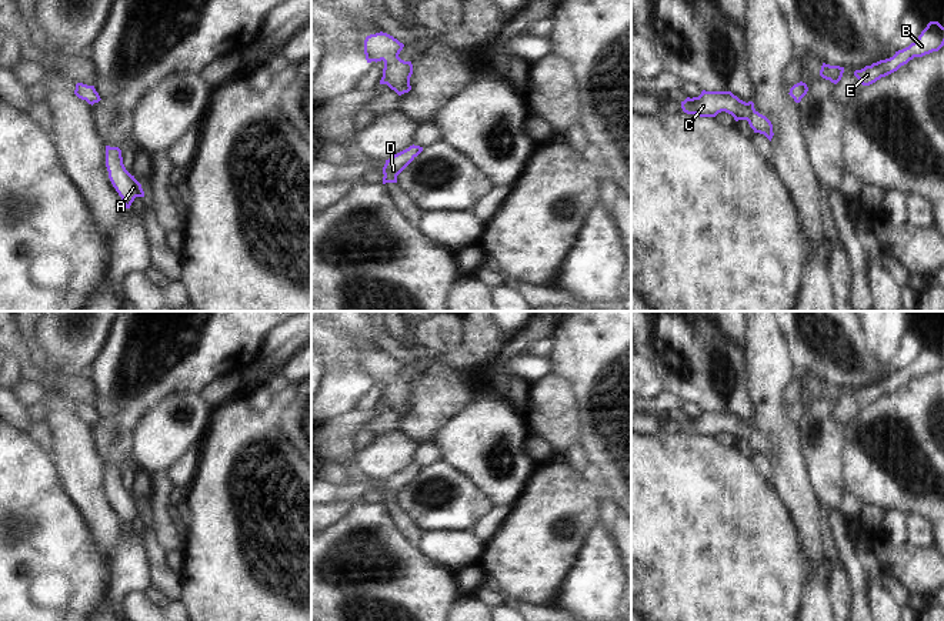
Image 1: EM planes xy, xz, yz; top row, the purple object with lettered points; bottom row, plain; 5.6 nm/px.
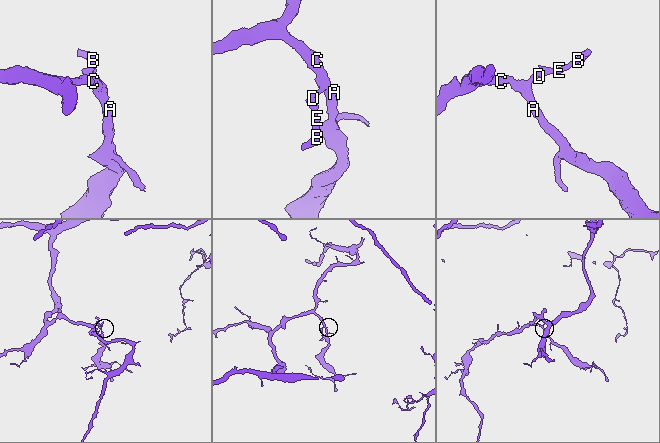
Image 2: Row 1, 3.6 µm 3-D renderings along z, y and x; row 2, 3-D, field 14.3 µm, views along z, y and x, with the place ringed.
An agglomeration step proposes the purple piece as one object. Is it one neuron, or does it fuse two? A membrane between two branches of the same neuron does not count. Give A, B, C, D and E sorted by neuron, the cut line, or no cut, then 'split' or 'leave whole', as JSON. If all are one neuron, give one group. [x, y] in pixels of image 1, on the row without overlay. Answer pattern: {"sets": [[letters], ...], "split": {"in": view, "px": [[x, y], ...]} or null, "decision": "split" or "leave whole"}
{"sets": [["A", "B", "C", "D", "E"]], "split": null, "decision": "leave whole"}

